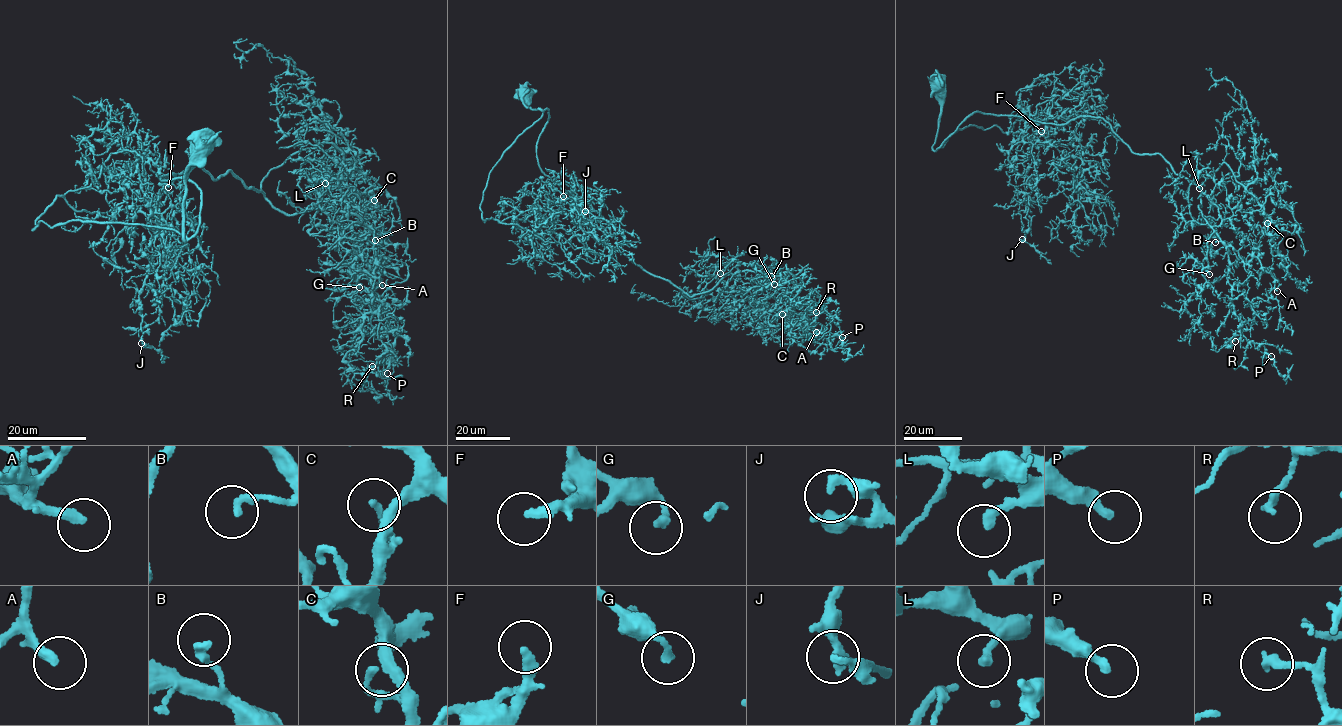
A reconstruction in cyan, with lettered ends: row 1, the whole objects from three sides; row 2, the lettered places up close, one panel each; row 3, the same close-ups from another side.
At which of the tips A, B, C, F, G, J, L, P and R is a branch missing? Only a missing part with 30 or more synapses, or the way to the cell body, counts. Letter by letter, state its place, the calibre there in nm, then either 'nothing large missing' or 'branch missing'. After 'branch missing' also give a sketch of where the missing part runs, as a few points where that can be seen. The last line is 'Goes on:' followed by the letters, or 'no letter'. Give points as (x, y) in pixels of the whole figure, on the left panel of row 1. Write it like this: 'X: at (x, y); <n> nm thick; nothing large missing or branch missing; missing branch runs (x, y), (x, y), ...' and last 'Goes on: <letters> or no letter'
A: at (382, 285); 280 nm thick; branch missing; missing branch runs (382, 285), (388, 285), (380, 287), (381, 295), (390, 302), (390, 315), (379, 327), (393, 339), (410, 333)
B: at (375, 240); 240 nm thick; nothing large missing
C: at (374, 200); 150 nm thick; nothing large missing
F: at (168, 187); 280 nm thick; nothing large missing
G: at (359, 287); 200 nm thick; nothing large missing
J: at (141, 343); 260 nm thick; branch missing; missing branch runs (141, 343), (144, 374), (138, 404), (143, 428)
L: at (325, 183); 240 nm thick; nothing large missing
P: at (387, 373); 300 nm thick; branch missing; missing branch runs (387, 373), (387, 380), (399, 398), (399, 424), (396, 415)
R: at (372, 366); 200 nm thick; nothing large missing
Goes on: A, J, P

